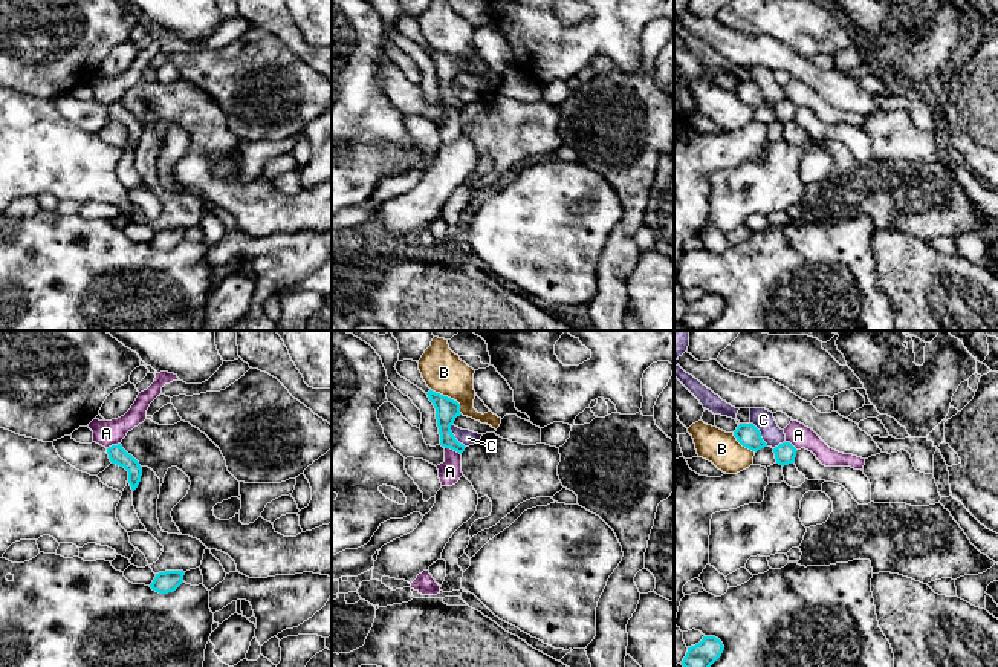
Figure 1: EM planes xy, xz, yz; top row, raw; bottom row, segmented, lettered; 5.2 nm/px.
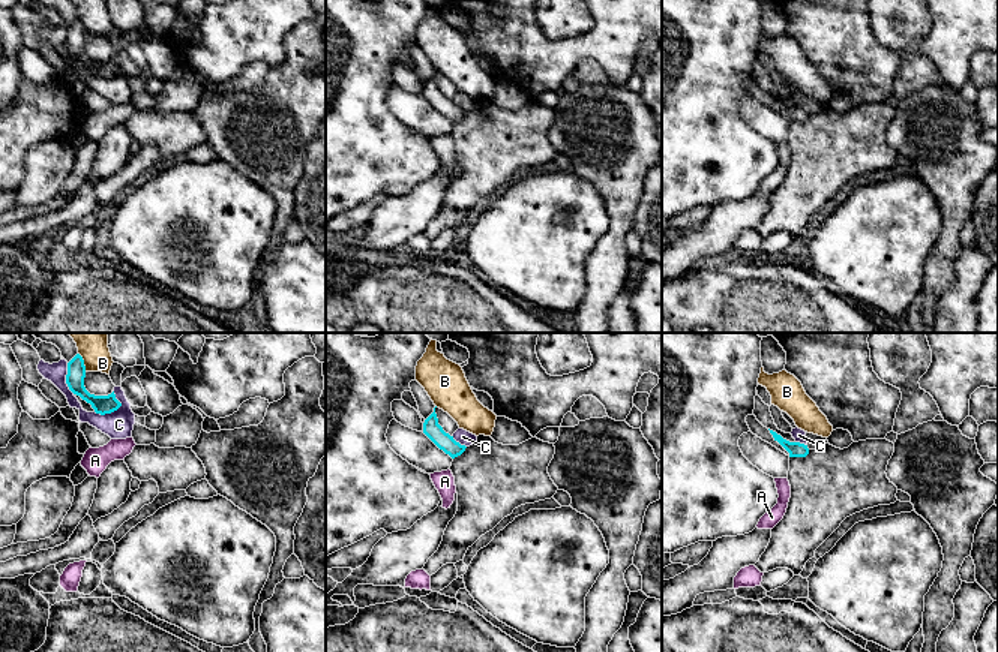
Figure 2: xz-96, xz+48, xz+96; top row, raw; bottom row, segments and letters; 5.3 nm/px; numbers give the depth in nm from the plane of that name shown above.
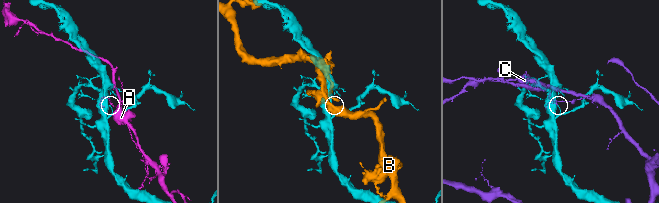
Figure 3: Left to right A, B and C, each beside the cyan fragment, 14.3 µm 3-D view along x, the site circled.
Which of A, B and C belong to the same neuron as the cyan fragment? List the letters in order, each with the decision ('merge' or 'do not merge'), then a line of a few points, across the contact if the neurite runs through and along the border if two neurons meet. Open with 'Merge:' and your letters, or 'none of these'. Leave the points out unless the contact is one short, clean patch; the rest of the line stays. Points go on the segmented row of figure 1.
Merge: none of these
A: do not merge
B: do not merge
C: do not merge

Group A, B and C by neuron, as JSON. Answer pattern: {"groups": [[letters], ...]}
{"groups": [["A"], ["B"], ["C"]]}

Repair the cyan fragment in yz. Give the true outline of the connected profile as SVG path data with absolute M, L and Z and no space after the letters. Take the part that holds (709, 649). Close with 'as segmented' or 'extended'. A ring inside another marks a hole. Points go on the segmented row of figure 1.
M703 636L703 639L688 647L682 661L683 667L711 667L723 653L724 646L715 636Z; as segmented

